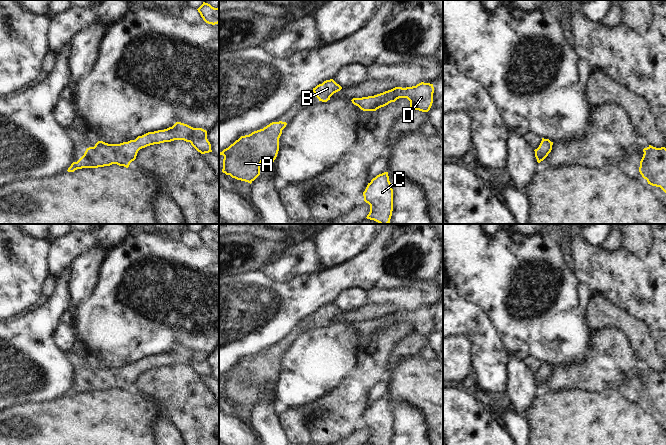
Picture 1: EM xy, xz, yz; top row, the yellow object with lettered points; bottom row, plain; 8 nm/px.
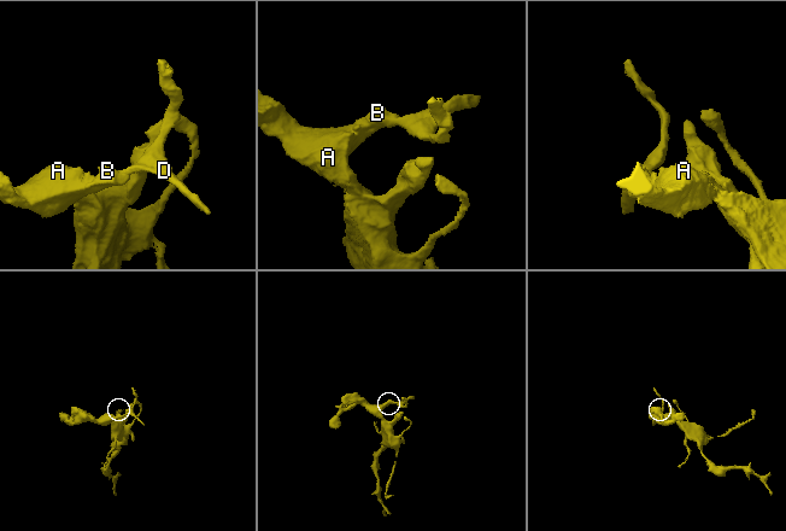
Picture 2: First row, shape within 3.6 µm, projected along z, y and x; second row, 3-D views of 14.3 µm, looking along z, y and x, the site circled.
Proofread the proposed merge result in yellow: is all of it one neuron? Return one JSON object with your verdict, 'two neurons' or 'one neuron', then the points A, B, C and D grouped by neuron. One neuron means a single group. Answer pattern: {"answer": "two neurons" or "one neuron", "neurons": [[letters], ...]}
{"answer": "one neuron", "neurons": [["A", "B", "C", "D"]]}

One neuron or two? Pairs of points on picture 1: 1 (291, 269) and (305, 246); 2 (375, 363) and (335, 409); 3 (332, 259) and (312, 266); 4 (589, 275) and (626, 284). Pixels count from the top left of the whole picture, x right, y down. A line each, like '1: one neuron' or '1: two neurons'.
1: one neuron
2: one neuron
3: two neurons
4: one neuron

